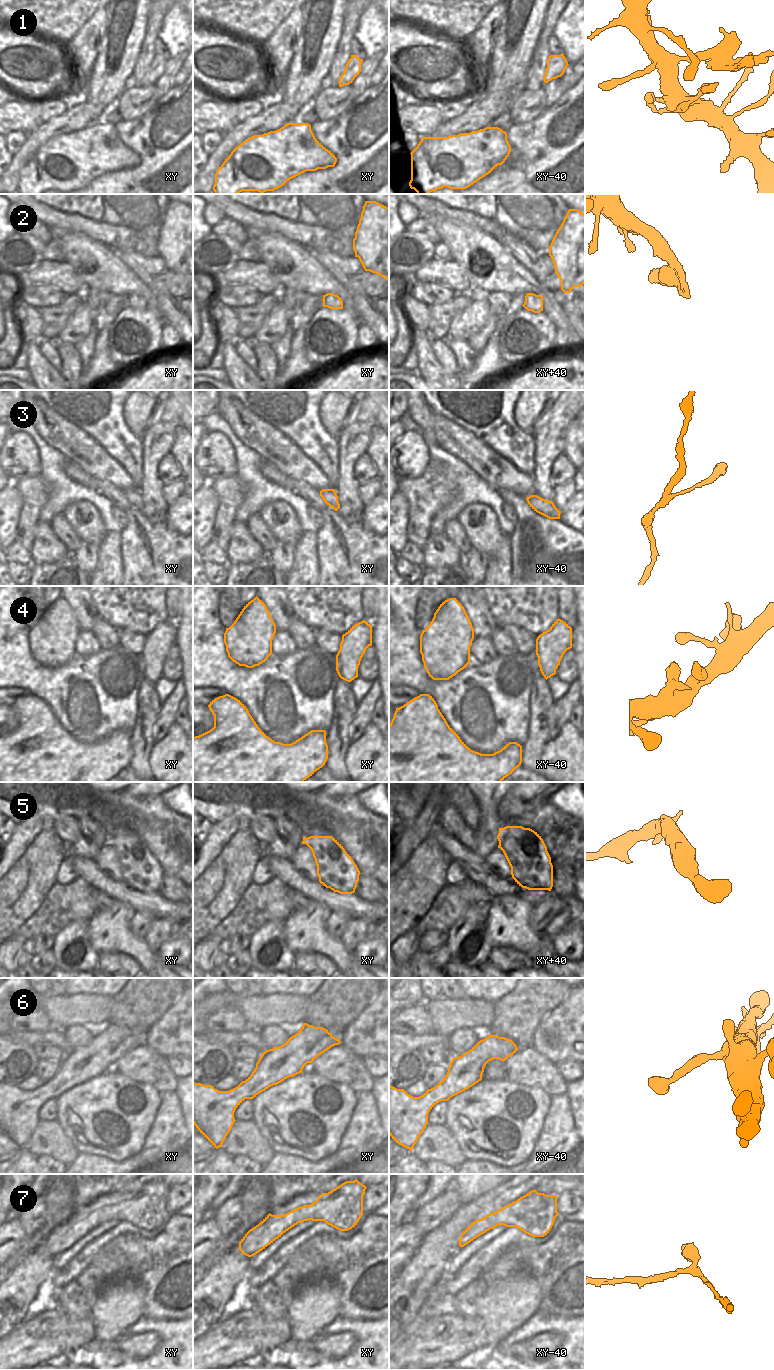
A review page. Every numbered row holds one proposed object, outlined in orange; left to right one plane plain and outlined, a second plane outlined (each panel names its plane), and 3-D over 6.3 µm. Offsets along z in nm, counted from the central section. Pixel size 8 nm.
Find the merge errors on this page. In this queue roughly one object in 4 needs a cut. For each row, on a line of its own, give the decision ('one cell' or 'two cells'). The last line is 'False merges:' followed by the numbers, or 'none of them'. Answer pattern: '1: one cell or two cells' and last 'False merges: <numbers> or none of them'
1: one cell
2: two cells
3: one cell
4: one cell
5: one cell
6: one cell
7: one cell
False merges: 2

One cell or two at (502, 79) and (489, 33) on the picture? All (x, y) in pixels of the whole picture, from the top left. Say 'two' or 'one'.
two

